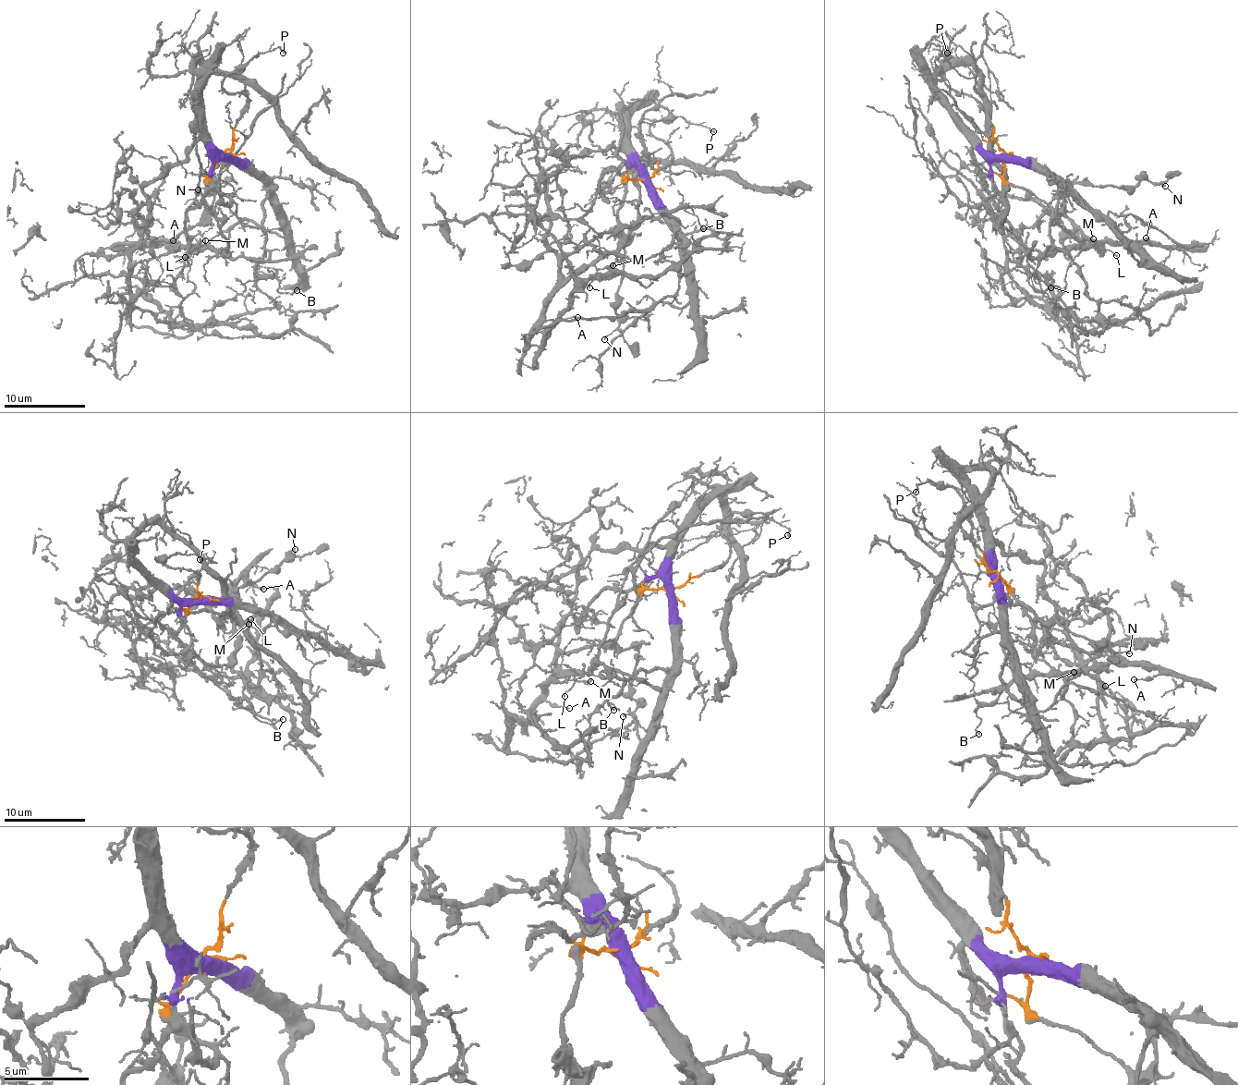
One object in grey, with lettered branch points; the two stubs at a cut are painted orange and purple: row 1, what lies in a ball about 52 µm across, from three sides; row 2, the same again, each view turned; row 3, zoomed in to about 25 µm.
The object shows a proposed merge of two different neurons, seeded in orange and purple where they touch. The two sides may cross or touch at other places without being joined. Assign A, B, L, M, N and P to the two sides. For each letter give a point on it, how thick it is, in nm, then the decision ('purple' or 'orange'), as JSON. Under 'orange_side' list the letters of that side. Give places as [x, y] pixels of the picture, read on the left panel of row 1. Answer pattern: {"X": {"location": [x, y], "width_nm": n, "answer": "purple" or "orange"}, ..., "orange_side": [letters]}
{"A": {"location": [173, 240], "width_nm": 90, "answer": "orange"}, "B": {"location": [297, 290], "width_nm": 140, "answer": "purple"}, "L": {"location": [185, 257], "width_nm": 120, "answer": "orange"}, "M": {"location": [205, 240], "width_nm": 170, "answer": "orange"}, "N": {"location": [198, 189], "width_nm": 140, "answer": "orange"}, "P": {"location": [283, 53], "width_nm": 180, "answer": "orange"}, "orange_side": ["A", "L", "M", "N", "P"]}

